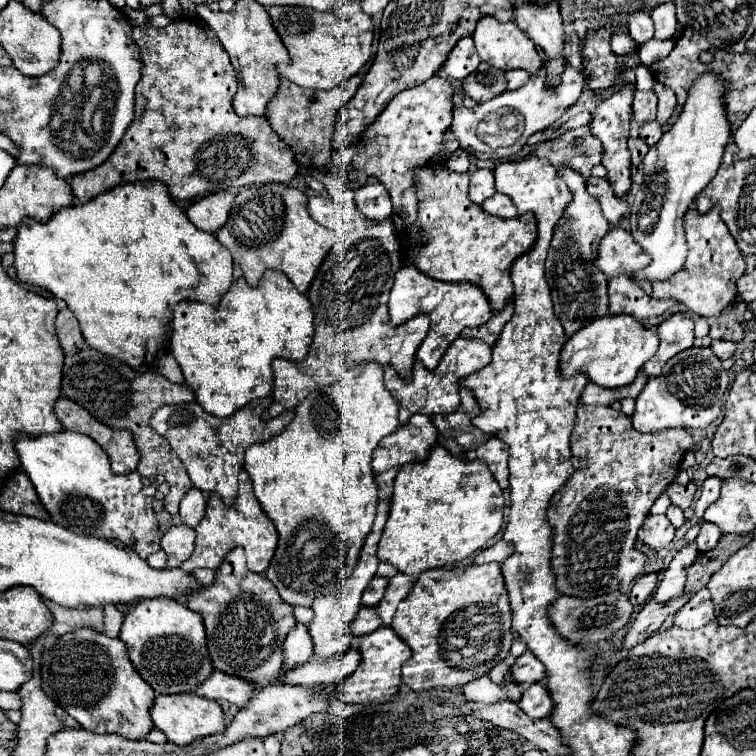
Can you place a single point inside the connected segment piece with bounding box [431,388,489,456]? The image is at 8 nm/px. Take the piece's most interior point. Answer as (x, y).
(458, 434)

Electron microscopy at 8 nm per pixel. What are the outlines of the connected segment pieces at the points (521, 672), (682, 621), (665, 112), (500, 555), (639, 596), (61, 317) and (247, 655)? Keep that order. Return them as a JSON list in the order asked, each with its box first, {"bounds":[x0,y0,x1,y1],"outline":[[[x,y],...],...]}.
[{"bounds":[511,650,545,684],"outline":[[[527,650],[523,656],[519,656],[511,668],[511,676],[515,684],[535,684],[545,680],[545,668],[543,664]]]},{"bounds":[673,588,715,630],"outline":[[[701,588],[701,590],[673,616],[673,624],[675,624],[677,628],[685,628],[685,630],[701,628],[701,626],[709,624],[711,620],[715,620],[715,614],[713,614],[713,600],[711,600],[707,588]]]},{"bounds":[655,82,677,126],"outline":[[[655,82],[655,94],[659,96],[659,110],[657,110],[657,122],[663,126],[669,122],[669,118],[675,114],[677,108],[677,98],[675,92],[659,82]]]},{"bounds":[475,540,513,564],"outline":[[[497,540],[495,544],[491,544],[489,548],[481,550],[477,556],[475,556],[475,564],[487,564],[487,562],[497,562],[497,564],[503,564],[513,552],[513,546],[505,540]]]},{"bounds":[631,572,659,604],"outline":[[[649,572],[649,574],[641,576],[641,578],[633,584],[631,602],[633,602],[633,604],[643,604],[643,602],[655,592],[657,580],[659,580],[659,574],[657,574],[657,572]]]},{"bounds":[55,308,85,354],"outline":[[[69,308],[59,310],[57,320],[55,320],[55,330],[57,330],[57,338],[59,338],[65,354],[79,352],[83,348],[85,340],[83,340],[83,334],[79,330],[79,322]]]},{"bounds":[187,548,295,688],"outline":[[[235,548],[225,556],[225,562],[217,570],[215,584],[193,592],[187,606],[203,618],[213,668],[263,688],[275,682],[281,674],[281,644],[287,632],[295,626],[295,616],[293,606],[281,600],[277,588],[273,588],[265,576],[255,574],[245,566],[245,552],[241,550],[243,548]]]}]

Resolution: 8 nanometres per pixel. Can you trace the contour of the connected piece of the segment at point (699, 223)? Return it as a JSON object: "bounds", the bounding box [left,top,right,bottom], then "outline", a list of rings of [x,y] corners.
{"bounds":[653,208,745,316],"outline":[[[691,208],[685,214],[685,232],[689,244],[689,256],[685,266],[667,280],[653,284],[653,298],[671,298],[685,304],[699,316],[721,314],[737,296],[737,280],[745,274],[745,260],[737,242],[729,234],[729,228],[719,218],[719,208],[711,208],[707,214],[699,214]]]}

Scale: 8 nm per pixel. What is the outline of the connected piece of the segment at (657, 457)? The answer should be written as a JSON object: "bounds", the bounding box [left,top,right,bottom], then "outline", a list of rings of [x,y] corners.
{"bounds":[549,404,691,598],"outline":[[[585,404],[577,408],[577,426],[571,436],[571,450],[573,456],[585,458],[587,464],[575,470],[569,482],[553,496],[553,504],[549,508],[549,522],[555,530],[551,566],[557,576],[557,588],[561,590],[561,594],[591,598],[613,590],[627,590],[635,582],[635,578],[643,572],[647,560],[643,552],[633,548],[637,540],[637,530],[641,528],[645,516],[649,516],[649,510],[657,500],[657,494],[665,492],[667,486],[679,474],[681,460],[691,444],[691,434],[681,428],[661,430],[655,434],[641,434],[631,426],[631,420],[621,410],[613,410],[611,406]]]}

